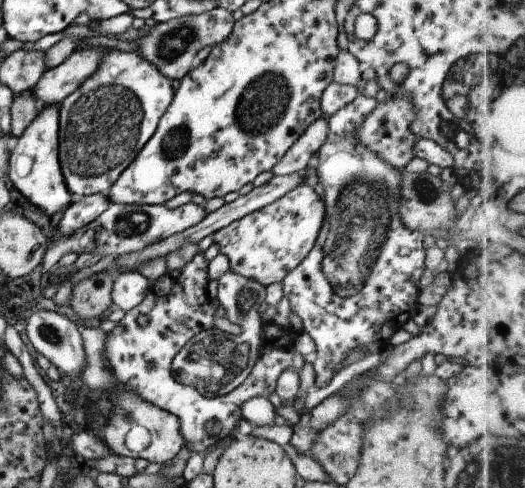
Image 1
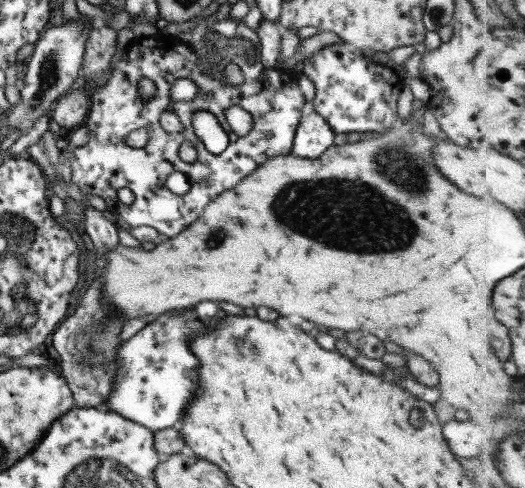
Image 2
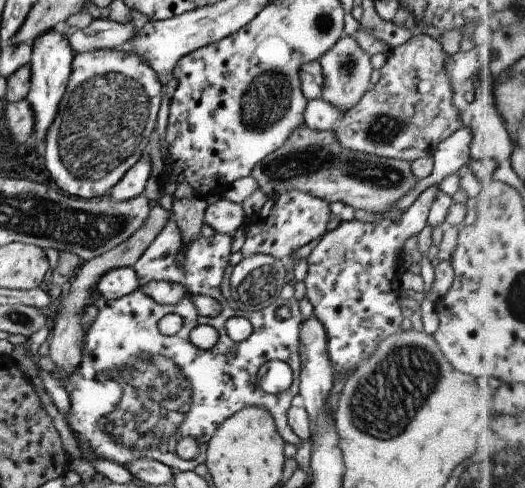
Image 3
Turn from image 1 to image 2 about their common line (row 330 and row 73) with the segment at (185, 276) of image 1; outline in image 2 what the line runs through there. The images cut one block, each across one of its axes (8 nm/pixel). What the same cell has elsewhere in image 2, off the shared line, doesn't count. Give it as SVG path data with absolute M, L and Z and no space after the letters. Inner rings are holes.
M156 35L142 38L134 38L124 49L124 55L115 61L111 69L111 76L101 87L92 85L89 90L89 110L83 125L88 132L88 140L81 146L71 150L69 168L71 168L71 186L80 188L84 194L99 196L107 204L107 211L116 214L117 220L122 220L128 226L148 226L154 228L159 236L164 238L174 237L179 234L188 224L201 216L206 204L213 200L224 190L235 186L243 177L251 174L256 166L262 165L267 159L277 155L286 155L292 147L294 132L299 119L307 110L303 95L297 86L298 77L290 71L283 72L272 68L264 77L255 80L245 79L241 84L230 85L221 83L210 76L201 74L196 67L196 56L181 41L173 36ZM148 78L155 85L155 92L143 100L138 95L138 80ZM178 78L192 80L198 88L198 93L188 101L172 101L170 99L171 85ZM237 105L245 110L252 119L252 128L245 136L237 136L230 128L223 112L229 106ZM163 111L173 111L183 130L177 133L167 133L159 125L159 115ZM195 112L209 112L223 128L223 132L229 137L227 146L219 155L211 154L205 150L203 143L193 134L191 118ZM145 128L147 131L147 142L142 148L132 148L123 143L123 138L133 132ZM181 142L191 142L195 148L196 158L192 163L183 162L177 157L177 150ZM171 172L181 172L190 179L190 187L183 195L171 193L165 187L165 178ZM119 188L129 188L134 199L129 205L123 205L117 199Z

